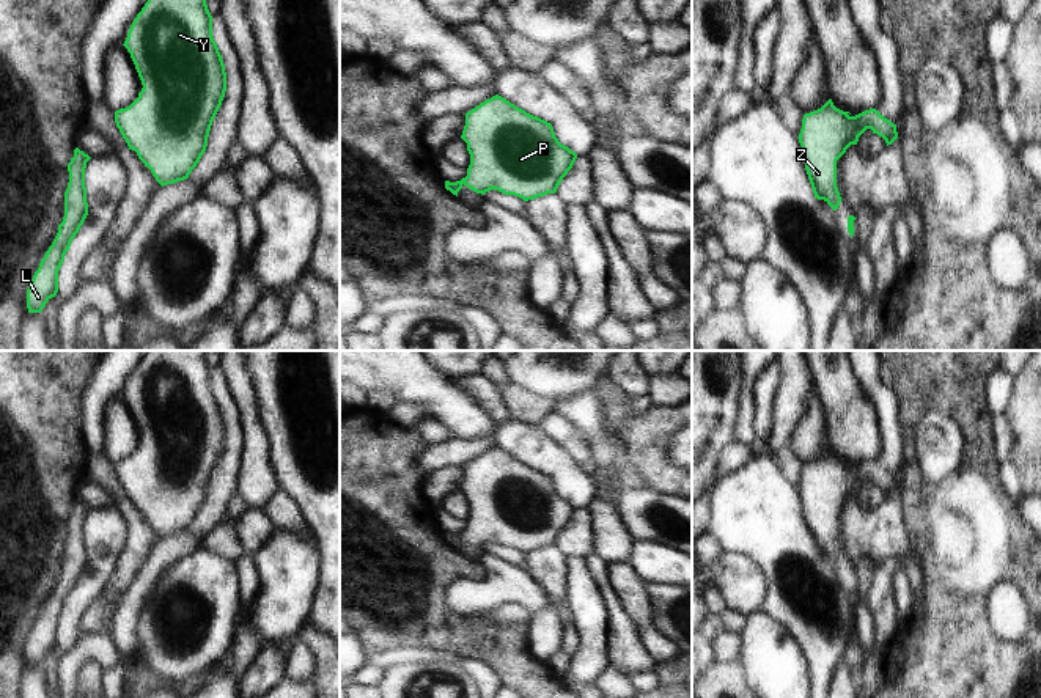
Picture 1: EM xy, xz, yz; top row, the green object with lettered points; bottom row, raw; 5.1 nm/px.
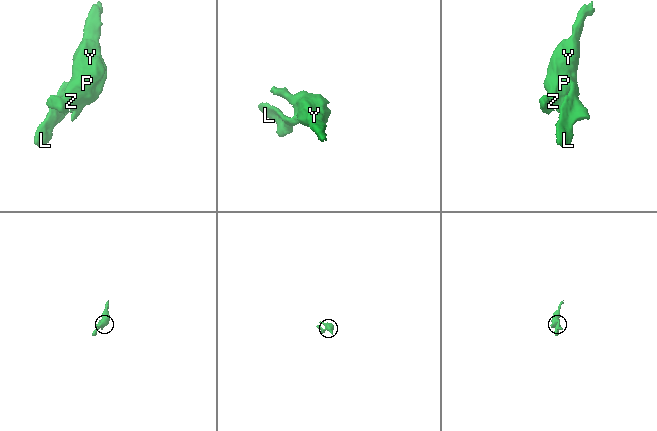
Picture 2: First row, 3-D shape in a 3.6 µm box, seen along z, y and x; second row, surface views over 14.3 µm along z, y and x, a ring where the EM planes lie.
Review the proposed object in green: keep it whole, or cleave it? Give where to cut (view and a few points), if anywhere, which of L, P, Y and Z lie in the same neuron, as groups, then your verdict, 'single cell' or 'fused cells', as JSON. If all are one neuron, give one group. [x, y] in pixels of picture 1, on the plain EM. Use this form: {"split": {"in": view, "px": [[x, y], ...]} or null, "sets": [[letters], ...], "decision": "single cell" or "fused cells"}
{"split": null, "sets": [["L", "P", "Y", "Z"]], "decision": "single cell"}

